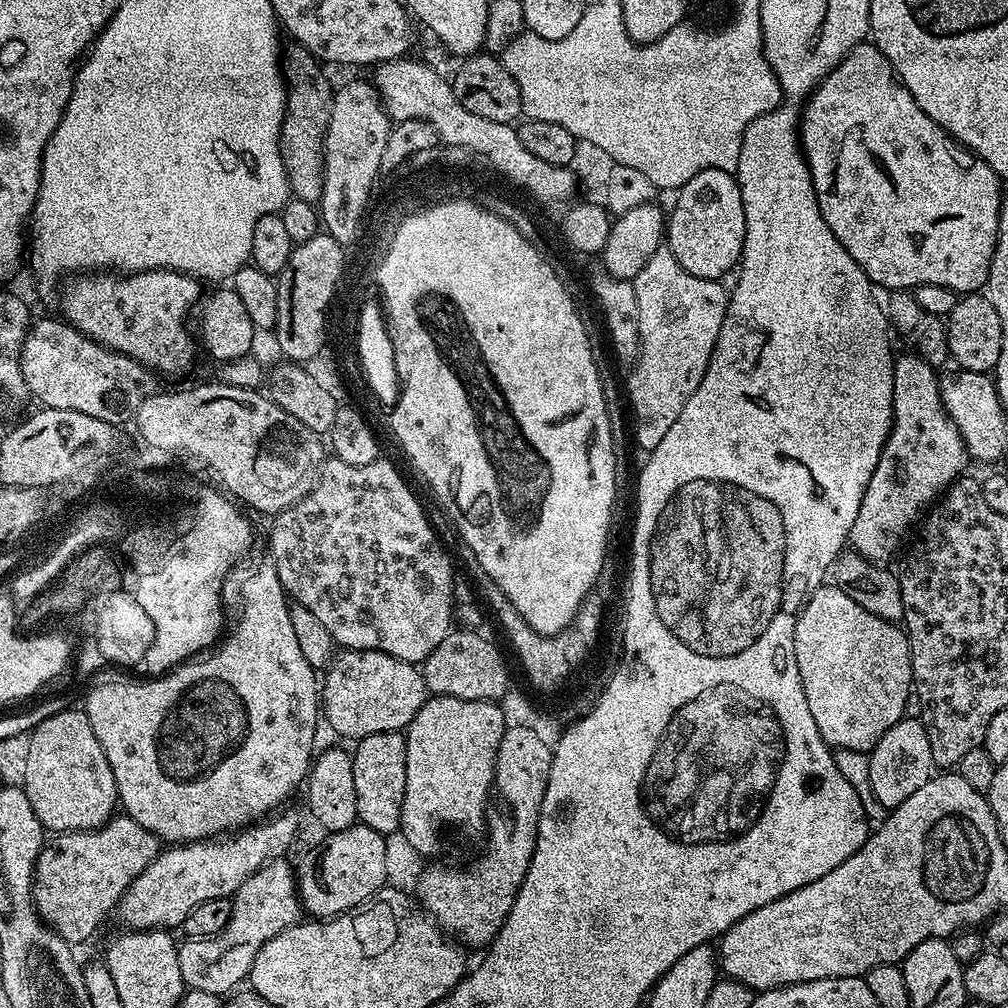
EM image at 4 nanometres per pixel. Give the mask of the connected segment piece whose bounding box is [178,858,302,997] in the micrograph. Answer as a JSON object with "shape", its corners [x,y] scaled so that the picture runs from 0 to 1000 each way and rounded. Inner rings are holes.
{"shape":[[[282,851],[269,853],[236,879],[228,891],[230,902],[221,923],[202,933],[184,932],[178,938],[177,962],[181,962],[181,970],[187,980],[204,982],[216,989],[237,981],[241,977],[238,975],[247,971],[256,942],[289,917],[299,916],[300,898],[294,865],[284,854]]]}

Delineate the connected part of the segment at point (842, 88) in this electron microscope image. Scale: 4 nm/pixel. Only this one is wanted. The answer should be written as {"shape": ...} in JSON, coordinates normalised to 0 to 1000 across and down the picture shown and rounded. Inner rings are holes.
{"shape":[[[864,42],[850,44],[844,54],[806,90],[797,107],[792,119],[792,130],[798,148],[798,158],[801,159],[806,174],[808,192],[815,208],[815,216],[819,224],[827,228],[831,240],[839,244],[843,256],[847,256],[847,260],[855,264],[866,283],[873,285],[874,282],[877,288],[908,288],[912,282],[926,282],[938,284],[949,292],[971,291],[980,279],[980,269],[988,243],[988,225],[992,215],[994,180],[988,170],[977,159],[957,147],[951,139],[945,139],[935,125],[931,125],[931,121],[927,121],[913,108],[911,101],[907,101],[905,94],[899,90],[889,72],[885,70],[885,63]]]}

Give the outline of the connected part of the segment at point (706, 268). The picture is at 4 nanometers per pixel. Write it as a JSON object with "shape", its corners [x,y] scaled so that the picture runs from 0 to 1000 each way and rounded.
{"shape":[[[701,167],[670,191],[671,203],[661,214],[661,246],[685,272],[714,278],[731,265],[738,248],[738,205],[729,174]]]}

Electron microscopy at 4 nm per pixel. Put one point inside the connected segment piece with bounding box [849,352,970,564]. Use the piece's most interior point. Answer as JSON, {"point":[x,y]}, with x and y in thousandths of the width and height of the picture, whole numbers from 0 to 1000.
{"point":[917,448]}

